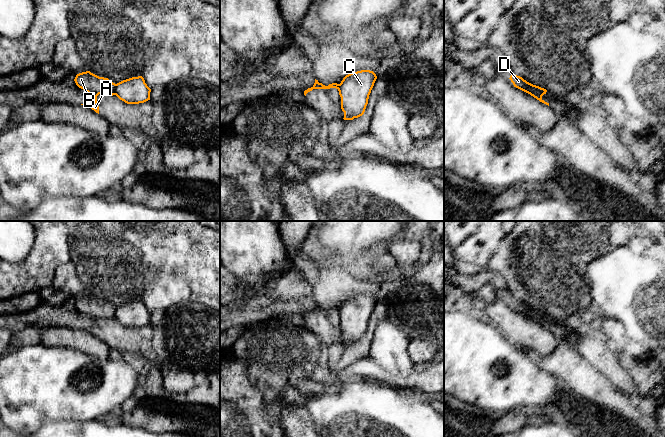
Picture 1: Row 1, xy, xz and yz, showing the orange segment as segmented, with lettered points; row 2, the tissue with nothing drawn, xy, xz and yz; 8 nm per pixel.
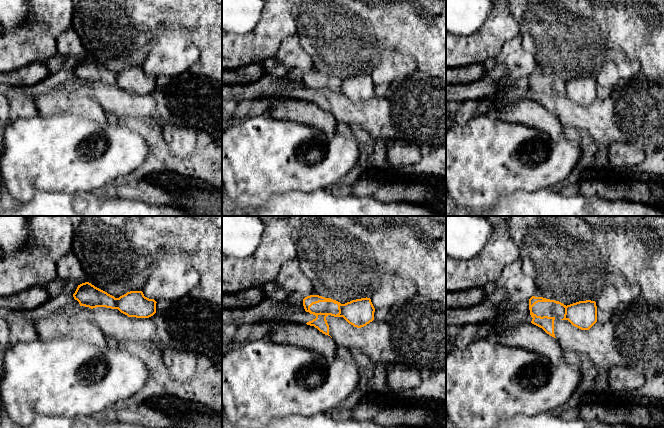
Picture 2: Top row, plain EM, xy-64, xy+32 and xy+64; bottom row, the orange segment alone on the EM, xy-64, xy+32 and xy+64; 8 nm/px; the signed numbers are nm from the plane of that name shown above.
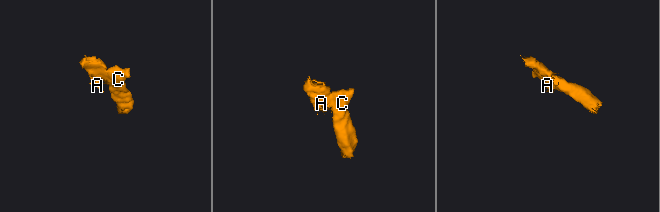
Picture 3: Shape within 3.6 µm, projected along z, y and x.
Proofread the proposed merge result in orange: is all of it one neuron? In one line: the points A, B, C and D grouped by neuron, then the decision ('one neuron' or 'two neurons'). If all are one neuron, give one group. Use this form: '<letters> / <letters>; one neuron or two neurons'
A B / C D; two neurons

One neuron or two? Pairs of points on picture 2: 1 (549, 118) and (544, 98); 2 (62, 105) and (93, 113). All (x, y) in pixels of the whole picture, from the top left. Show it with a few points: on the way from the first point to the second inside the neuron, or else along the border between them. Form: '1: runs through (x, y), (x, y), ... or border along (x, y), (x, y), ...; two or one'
1: border along (531, 98), (555, 114); two
2: runs through (70, 105), (85, 105); one

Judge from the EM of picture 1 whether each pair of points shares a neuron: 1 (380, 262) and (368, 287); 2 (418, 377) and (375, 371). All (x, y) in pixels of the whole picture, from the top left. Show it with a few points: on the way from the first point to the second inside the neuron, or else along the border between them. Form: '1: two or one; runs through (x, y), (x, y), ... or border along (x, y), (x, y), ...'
1: two; border along (361, 279), (381, 282)
2: one; runs through (407, 380), (391, 380), (386, 377)

